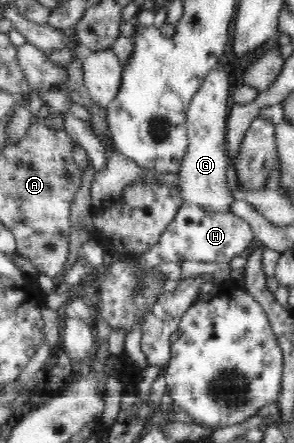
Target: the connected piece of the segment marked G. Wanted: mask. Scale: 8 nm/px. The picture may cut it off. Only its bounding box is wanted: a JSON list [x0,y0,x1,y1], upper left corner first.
[177,68,235,212]

